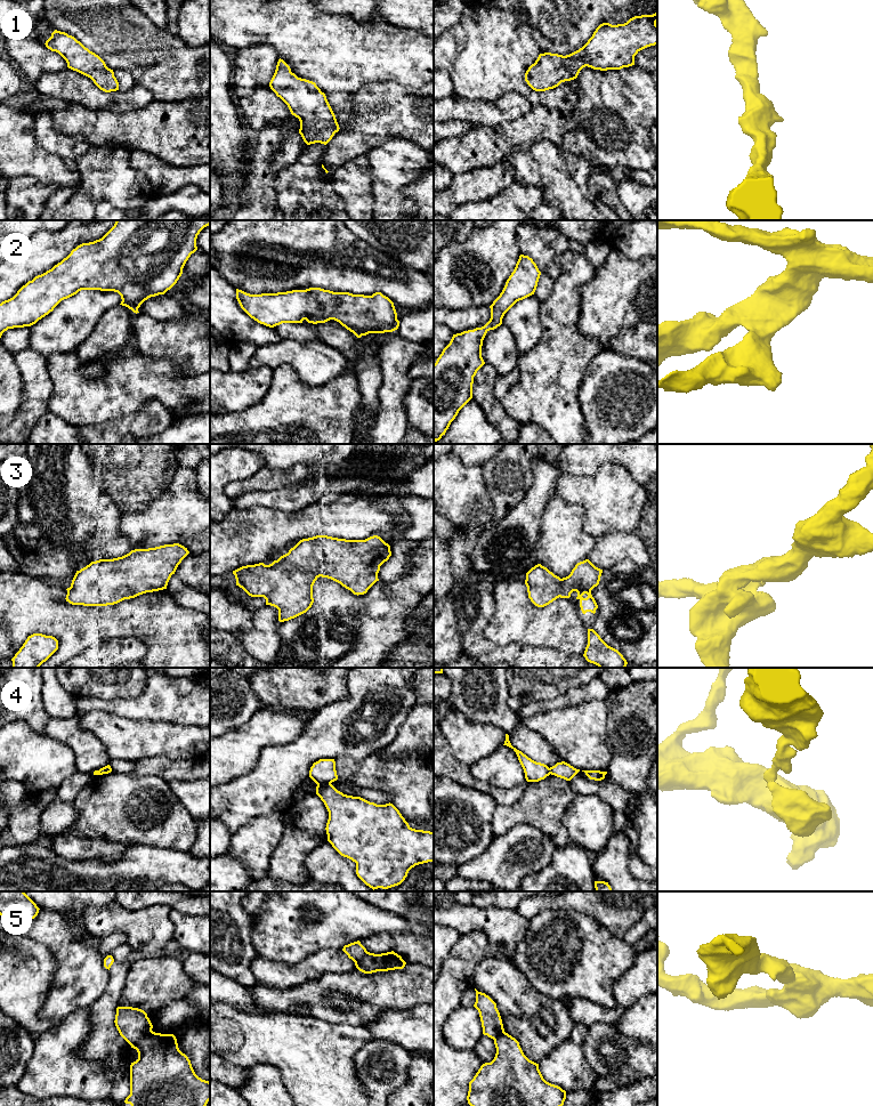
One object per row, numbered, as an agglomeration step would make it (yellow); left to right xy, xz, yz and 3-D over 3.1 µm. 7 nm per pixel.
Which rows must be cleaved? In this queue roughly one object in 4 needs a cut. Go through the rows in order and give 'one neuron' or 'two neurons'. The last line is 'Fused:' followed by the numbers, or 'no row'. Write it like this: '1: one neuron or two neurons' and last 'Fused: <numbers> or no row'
1: one neuron
2: one neuron
3: one neuron
4: two neurons
5: two neurons
Fused: 4, 5

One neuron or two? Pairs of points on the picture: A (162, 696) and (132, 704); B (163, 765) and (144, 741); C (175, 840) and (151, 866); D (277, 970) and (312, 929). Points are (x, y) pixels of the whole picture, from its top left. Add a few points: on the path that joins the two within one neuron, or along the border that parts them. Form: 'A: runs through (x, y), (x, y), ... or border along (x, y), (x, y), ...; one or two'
A: runs through (155, 702), (139, 704); one
B: border along (183, 758), (152, 756), (131, 761); two
C: border along (142, 844), (188, 852); two
D: border along (258, 955), (284, 962), (300, 962), (310, 955); two

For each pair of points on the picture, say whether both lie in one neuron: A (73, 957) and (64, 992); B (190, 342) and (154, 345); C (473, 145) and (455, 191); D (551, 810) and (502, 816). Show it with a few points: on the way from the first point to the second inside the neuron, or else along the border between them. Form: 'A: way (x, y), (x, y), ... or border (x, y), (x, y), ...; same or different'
A: way (73, 966), (73, 983); same
B: way (180, 342), (163, 342); same
C: border (488, 166), (468, 169), (454, 175); different
D: way (539, 814), (515, 814); same

